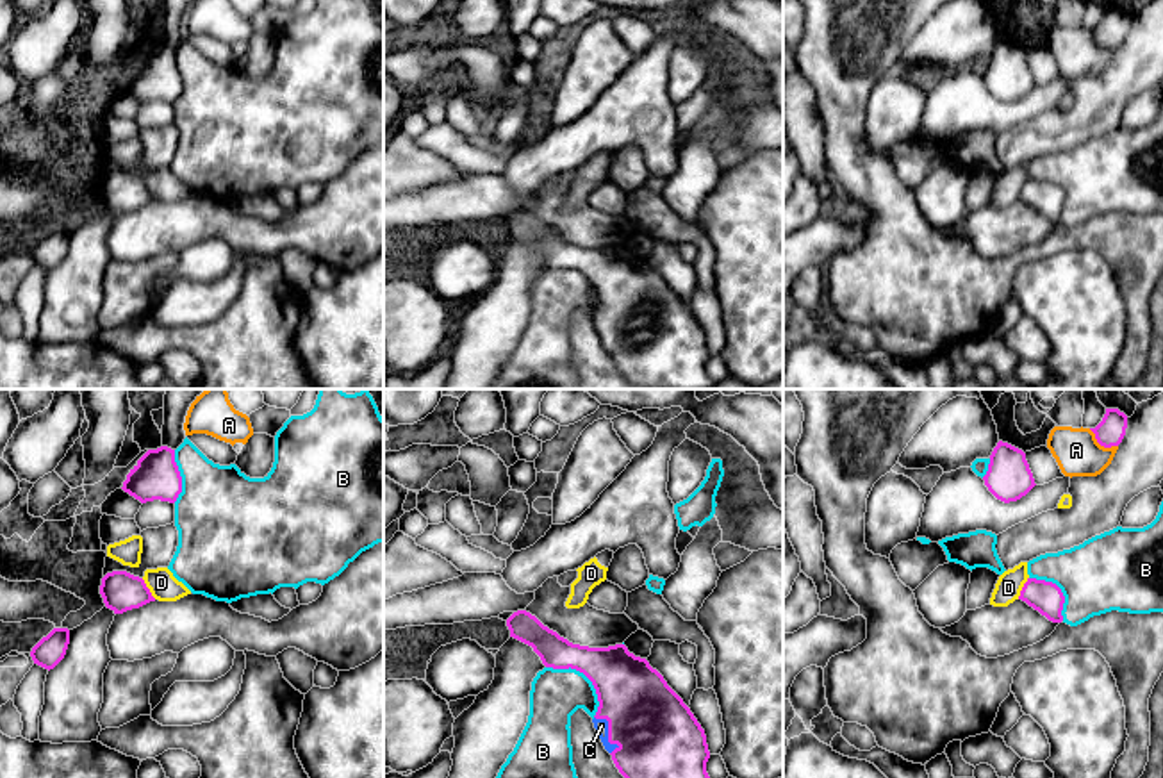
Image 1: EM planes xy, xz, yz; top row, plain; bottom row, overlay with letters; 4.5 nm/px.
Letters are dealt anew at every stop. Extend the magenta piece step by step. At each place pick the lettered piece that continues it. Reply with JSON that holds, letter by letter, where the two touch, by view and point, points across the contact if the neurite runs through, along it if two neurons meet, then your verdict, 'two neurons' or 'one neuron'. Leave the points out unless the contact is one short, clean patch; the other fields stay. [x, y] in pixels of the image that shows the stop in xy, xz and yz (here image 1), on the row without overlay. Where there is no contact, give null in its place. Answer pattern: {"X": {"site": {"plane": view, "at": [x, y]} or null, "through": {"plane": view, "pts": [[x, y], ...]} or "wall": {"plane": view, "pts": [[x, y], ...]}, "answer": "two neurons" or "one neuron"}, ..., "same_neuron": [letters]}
{"A": {"site": {"plane": "yz", "at": [1101, 45]}, "answer": "two neurons"}, "B": {"site": {"plane": "xz", "at": [585, 275]}, "answer": "two neurons"}, "C": {"site": {"plane": "xz", "at": [609, 332]}, "answer": "one neuron"}, "D": {"site": {"plane": "yz", "at": [1022, 188]}, "wall": {"plane": "yz", "pts": [[1028, 177], [1017, 198]]}, "answer": "two neurons"}, "same_neuron": ["C"]}

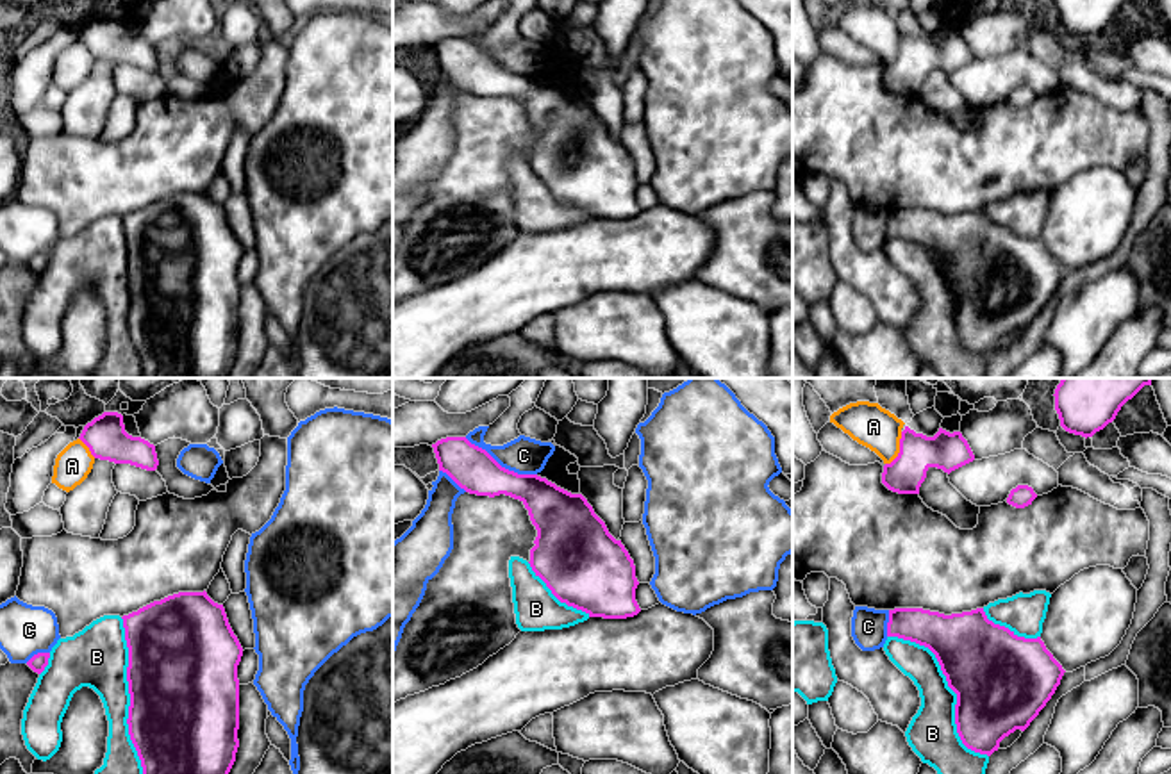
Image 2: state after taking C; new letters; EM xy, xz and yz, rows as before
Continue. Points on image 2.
{"A": {"site": {"plane": "yz", "at": [900, 50]}, "answer": "two neurons"}, "B": {"site": {"plane": "yz", "at": [950, 288]}, "answer": "two neurons"}, "C": {"site": {"plane": "xz", "at": [498, 65]}, "answer": "two neurons"}, "same_neuron": []}

